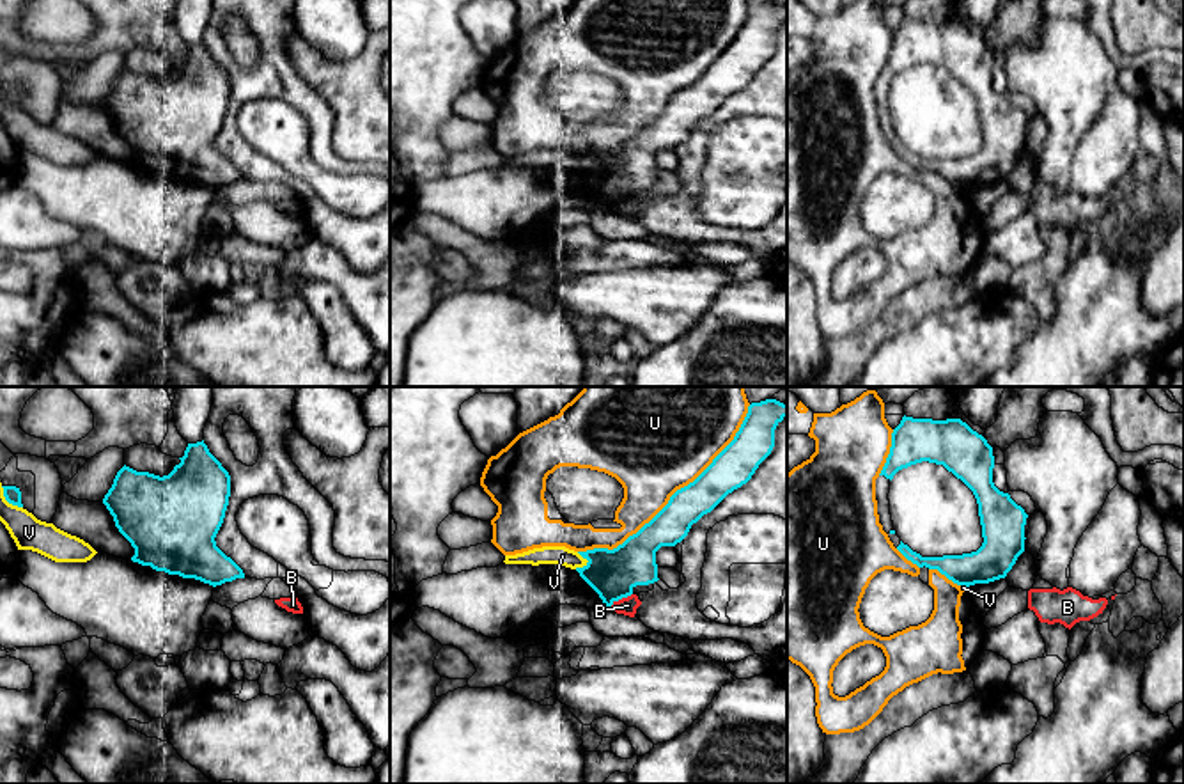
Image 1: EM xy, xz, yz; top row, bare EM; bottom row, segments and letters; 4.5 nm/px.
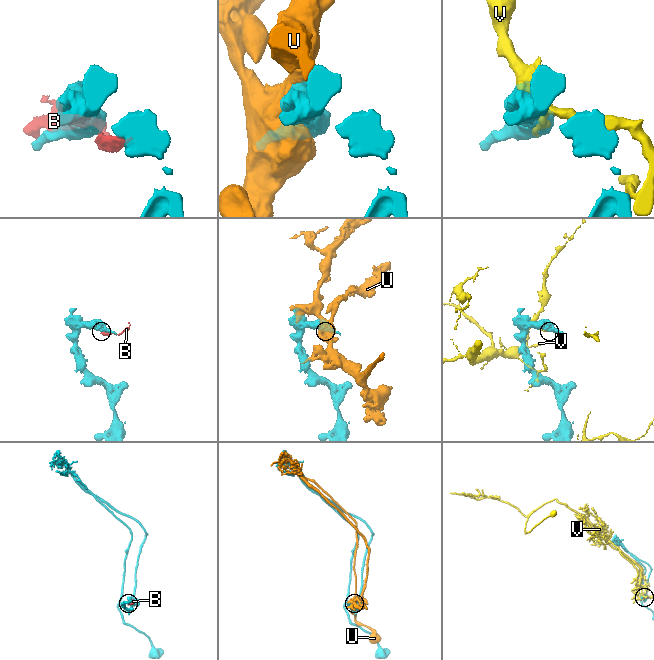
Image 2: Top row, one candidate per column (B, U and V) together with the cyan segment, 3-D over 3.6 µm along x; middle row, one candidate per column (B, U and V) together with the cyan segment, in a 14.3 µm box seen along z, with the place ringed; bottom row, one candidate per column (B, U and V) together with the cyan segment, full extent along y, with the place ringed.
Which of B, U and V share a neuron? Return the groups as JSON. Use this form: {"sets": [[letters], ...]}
{"sets": [["B"], ["U"], ["V"]]}

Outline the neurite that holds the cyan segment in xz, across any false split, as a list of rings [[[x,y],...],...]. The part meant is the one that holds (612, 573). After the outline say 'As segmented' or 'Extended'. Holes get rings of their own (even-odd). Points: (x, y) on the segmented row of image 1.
[[[776,399],[752,403],[734,440],[688,486],[636,534],[613,550],[578,552],[588,562],[576,568],[604,607],[633,594],[636,585],[658,582],[656,552],[681,543],[693,523],[711,513],[728,493],[746,484],[775,447],[775,429],[787,417]]]. As segmented

